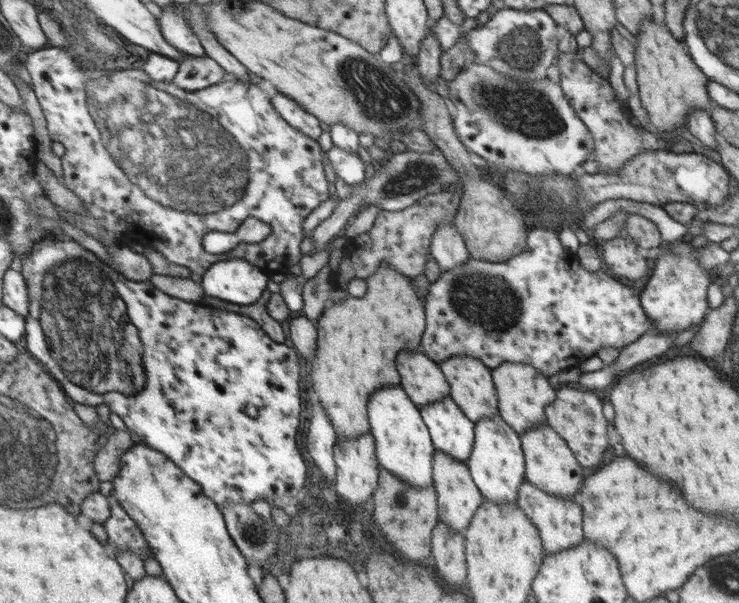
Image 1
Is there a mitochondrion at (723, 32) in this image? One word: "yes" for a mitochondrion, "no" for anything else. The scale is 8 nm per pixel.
yes

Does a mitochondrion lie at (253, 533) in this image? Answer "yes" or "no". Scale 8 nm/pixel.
yes

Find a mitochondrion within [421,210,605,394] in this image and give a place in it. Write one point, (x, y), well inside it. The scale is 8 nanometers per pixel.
(487, 302)

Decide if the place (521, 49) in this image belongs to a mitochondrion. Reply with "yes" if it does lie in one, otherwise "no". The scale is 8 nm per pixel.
yes

